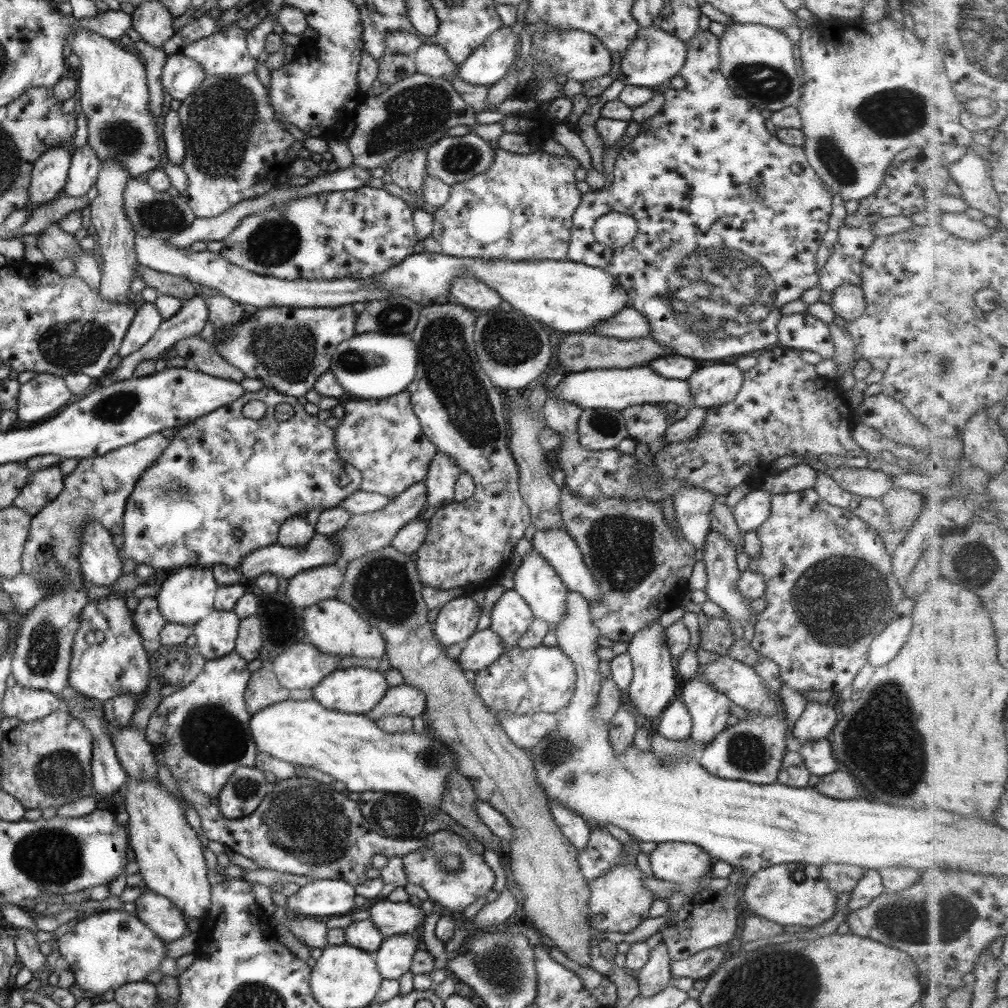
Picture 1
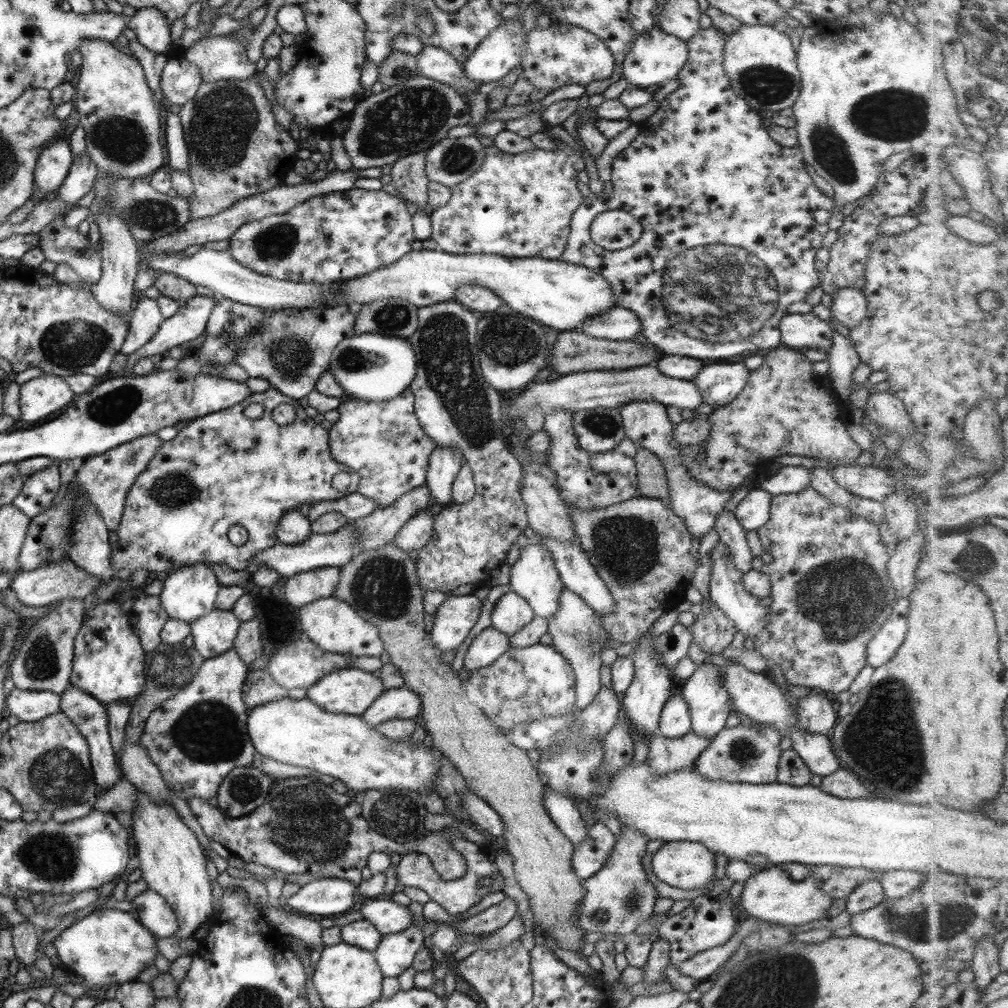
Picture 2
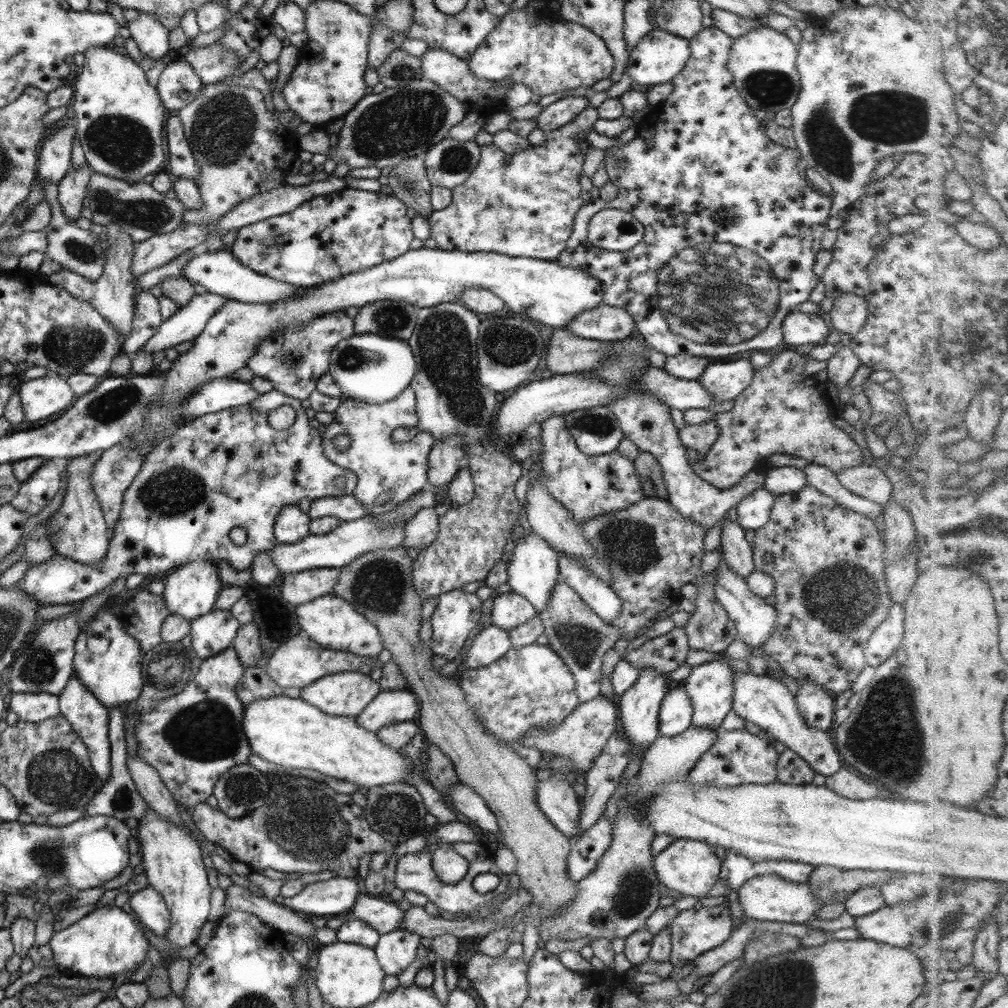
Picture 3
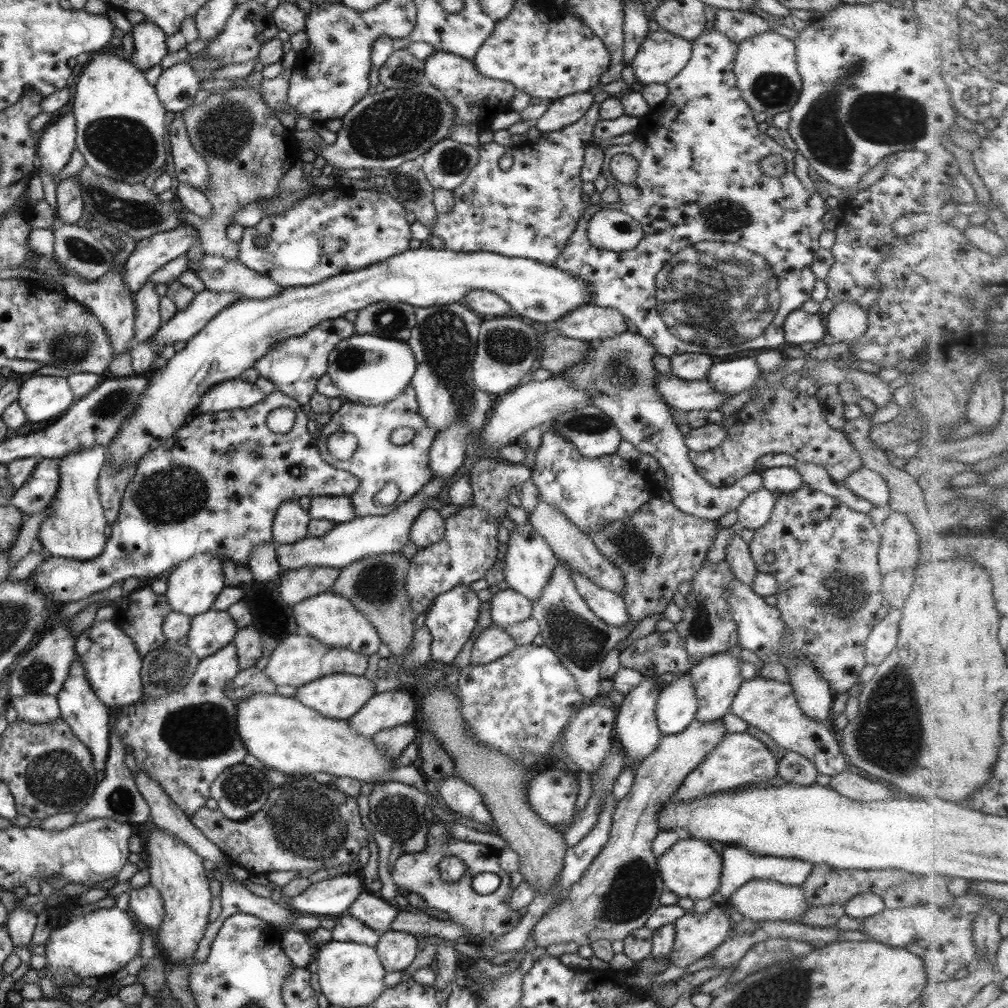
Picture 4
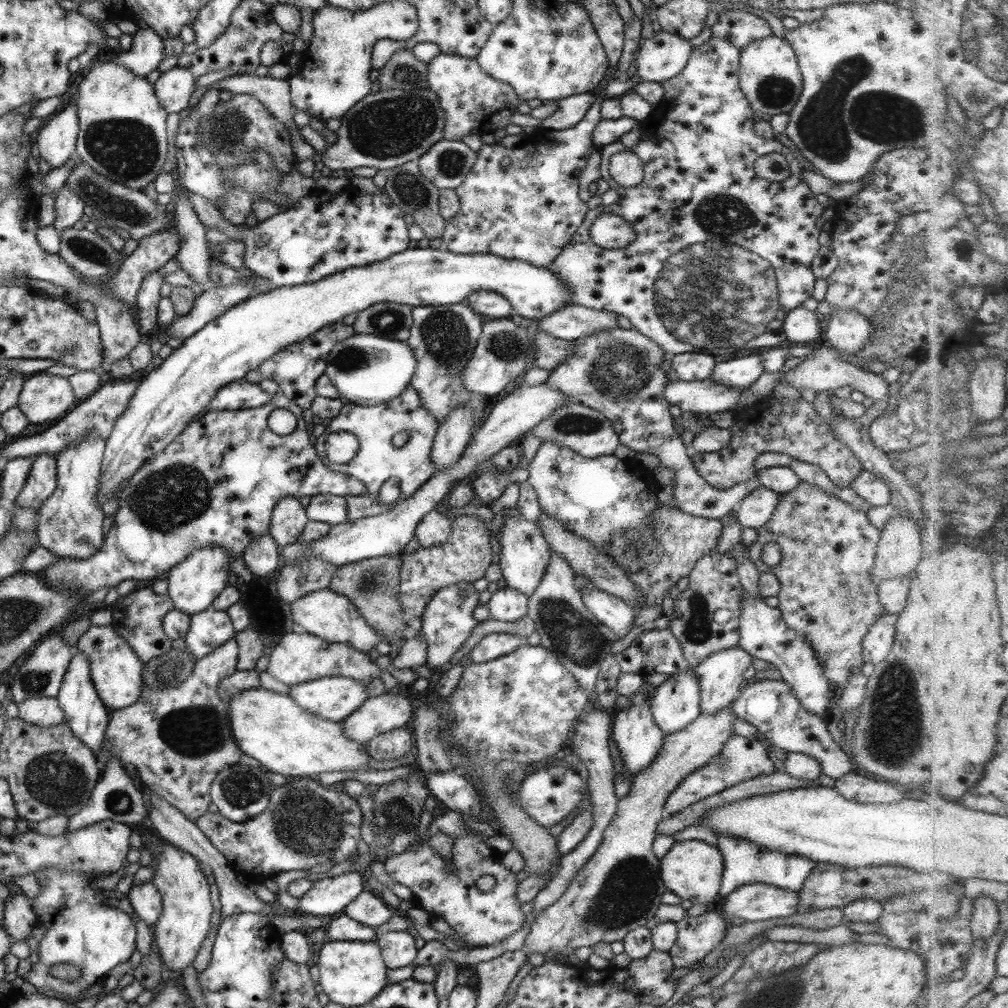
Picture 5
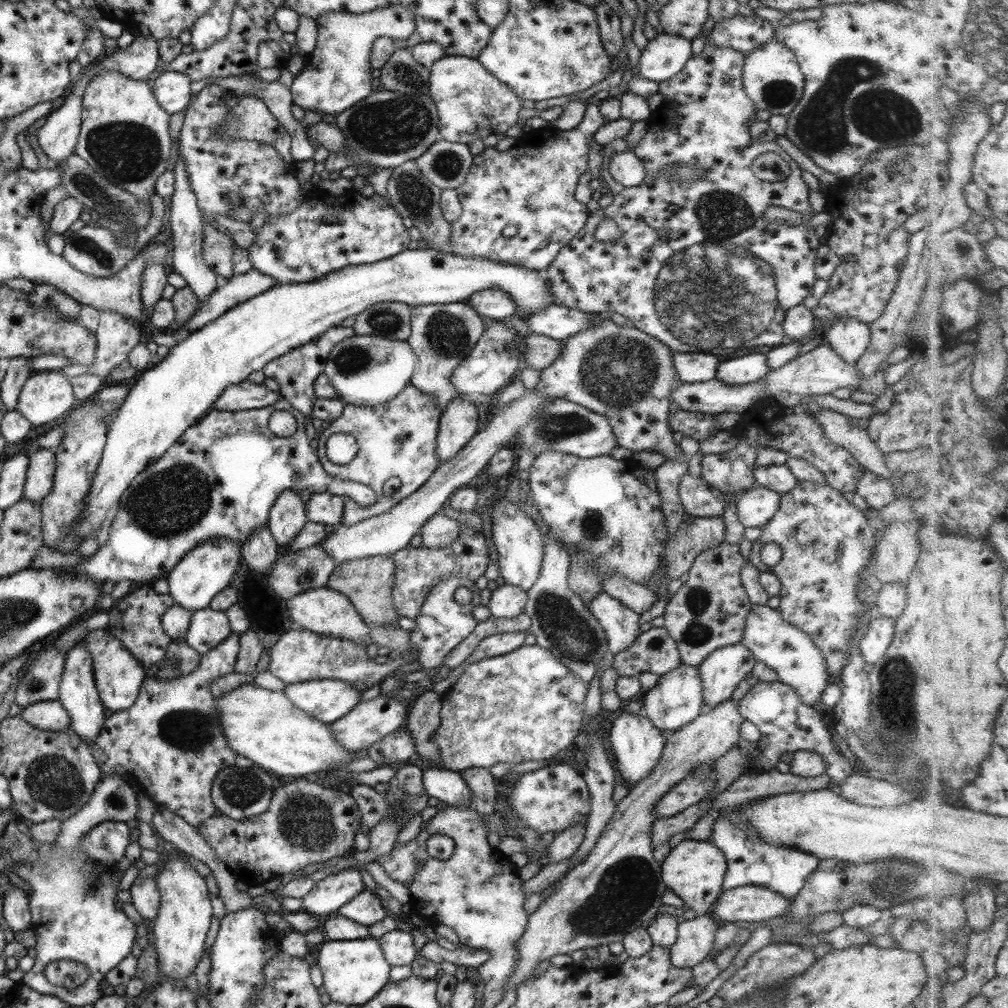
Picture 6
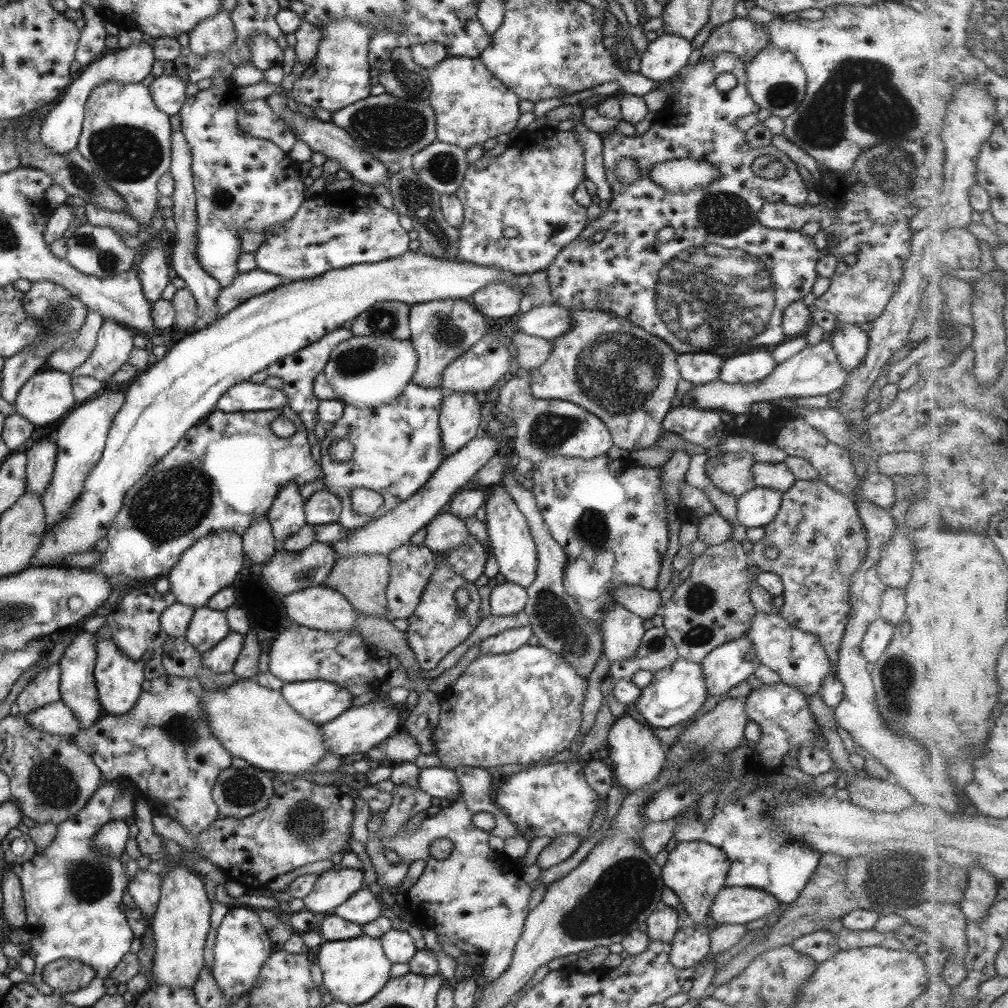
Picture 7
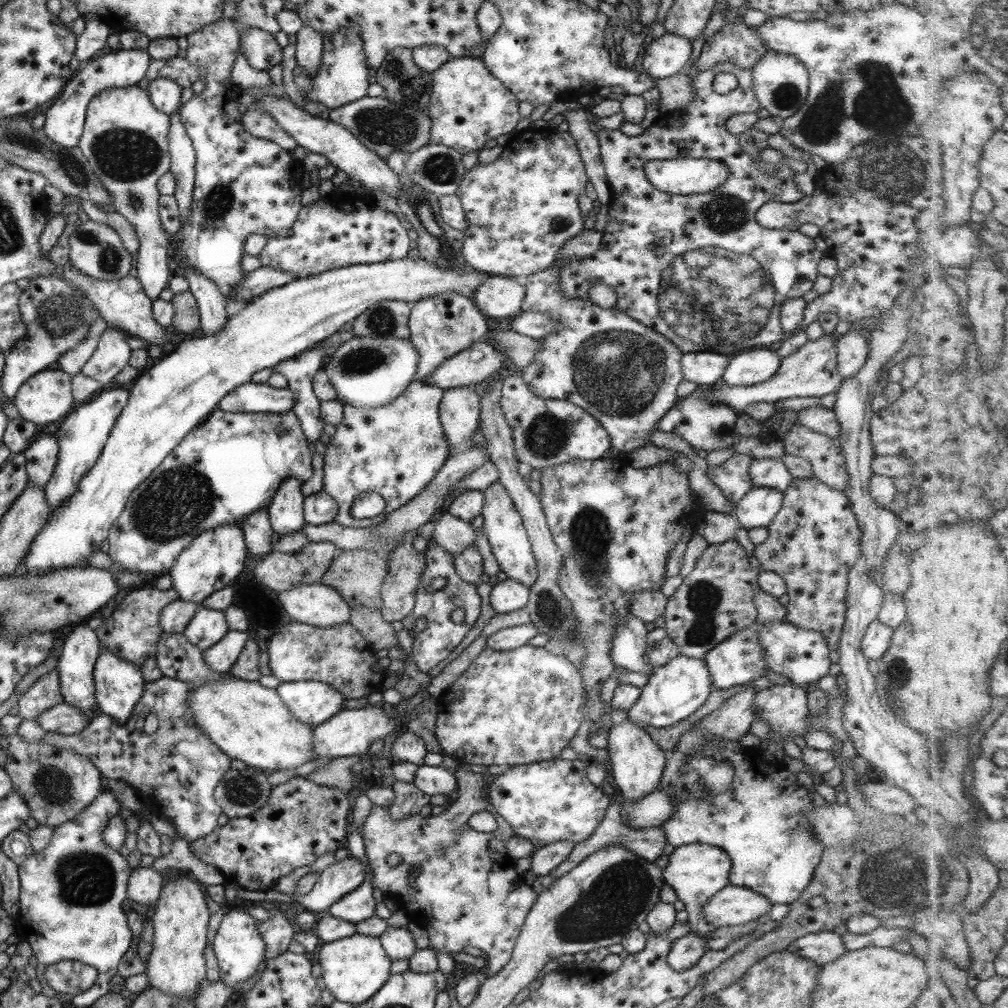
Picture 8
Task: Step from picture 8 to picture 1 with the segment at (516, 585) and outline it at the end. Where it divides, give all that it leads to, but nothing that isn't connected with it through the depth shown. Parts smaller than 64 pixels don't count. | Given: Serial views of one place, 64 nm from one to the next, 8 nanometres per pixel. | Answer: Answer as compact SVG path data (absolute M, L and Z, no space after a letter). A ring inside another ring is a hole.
M506 590L495 602L490 615L489 628L501 638L505 649L515 647L515 640L534 619L532 612L515 590Z

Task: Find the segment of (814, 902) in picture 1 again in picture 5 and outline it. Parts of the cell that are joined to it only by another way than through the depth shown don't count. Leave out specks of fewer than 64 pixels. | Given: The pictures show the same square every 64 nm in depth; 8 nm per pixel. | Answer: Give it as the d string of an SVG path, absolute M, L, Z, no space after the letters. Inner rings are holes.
M763 883L744 884L724 896L725 901L713 907L726 920L738 916L747 922L785 918L797 913L797 893Z

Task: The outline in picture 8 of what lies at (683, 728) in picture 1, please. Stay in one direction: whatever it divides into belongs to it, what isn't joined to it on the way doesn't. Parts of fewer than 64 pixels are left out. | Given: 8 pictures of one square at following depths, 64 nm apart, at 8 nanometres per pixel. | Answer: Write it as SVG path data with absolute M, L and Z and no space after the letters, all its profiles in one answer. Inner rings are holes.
M678 654L667 664L653 667L647 683L640 688L639 698L627 710L626 718L637 727L665 728L693 714L707 700L710 691L711 680L704 658L691 658Z

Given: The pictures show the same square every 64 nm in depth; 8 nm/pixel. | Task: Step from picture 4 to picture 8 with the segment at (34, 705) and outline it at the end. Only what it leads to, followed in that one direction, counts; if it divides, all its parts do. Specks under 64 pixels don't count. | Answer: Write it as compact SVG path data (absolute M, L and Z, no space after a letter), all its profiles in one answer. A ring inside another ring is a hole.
M63 702L39 714L36 724L44 732L53 732L59 735L71 735L81 732L89 723L89 716L79 712L77 708Z

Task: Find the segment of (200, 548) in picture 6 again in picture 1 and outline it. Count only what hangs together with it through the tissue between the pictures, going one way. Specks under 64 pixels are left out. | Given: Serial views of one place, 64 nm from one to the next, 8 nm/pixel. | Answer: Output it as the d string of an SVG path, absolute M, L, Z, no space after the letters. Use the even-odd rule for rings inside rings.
M203 566L181 567L177 572L163 579L154 596L157 611L166 620L183 626L194 625L213 610L214 597L219 584L211 574L211 568Z

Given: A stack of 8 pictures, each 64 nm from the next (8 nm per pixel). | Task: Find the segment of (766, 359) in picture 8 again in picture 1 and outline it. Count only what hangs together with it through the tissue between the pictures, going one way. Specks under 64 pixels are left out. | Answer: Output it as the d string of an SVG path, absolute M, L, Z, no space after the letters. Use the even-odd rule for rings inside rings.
M734 363L700 364L685 381L693 398L693 407L709 409L735 398L741 388L743 372Z

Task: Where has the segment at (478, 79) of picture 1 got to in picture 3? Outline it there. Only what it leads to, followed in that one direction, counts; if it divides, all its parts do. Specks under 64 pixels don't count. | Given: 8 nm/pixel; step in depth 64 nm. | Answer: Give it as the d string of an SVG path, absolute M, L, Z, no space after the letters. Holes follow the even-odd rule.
M525 8L506 13L496 27L487 34L483 43L472 53L467 61L469 72L483 80L499 82L510 78L514 83L525 85L533 94L540 97L546 94L561 93L565 90L583 86L586 89L598 80L606 79L612 70L613 58L604 43L587 28L573 22L552 21L541 14L535 16L535 22L527 22Z

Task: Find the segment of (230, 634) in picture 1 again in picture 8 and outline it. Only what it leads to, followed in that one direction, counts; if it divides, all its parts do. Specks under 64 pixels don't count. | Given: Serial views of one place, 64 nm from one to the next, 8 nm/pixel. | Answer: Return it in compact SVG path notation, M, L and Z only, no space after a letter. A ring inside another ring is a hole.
M199 607L182 634L193 646L204 651L219 642L227 631L228 626L223 611Z

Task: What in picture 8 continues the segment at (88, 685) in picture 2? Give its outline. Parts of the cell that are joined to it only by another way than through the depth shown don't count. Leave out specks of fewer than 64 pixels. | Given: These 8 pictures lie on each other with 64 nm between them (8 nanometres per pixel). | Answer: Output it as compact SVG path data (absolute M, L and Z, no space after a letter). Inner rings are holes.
M101 647L99 656L94 664L92 677L95 689L94 706L96 713L110 716L112 719L123 723L131 715L133 707L137 704L143 692L145 682L141 676L139 667L113 655L109 649Z

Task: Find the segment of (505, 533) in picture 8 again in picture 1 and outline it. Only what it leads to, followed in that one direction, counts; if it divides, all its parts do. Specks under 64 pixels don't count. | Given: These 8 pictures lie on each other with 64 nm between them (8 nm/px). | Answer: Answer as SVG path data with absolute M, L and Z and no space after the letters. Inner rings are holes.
M530 548L523 555L520 564L513 571L512 581L512 590L515 590L523 598L523 601L527 604L535 619L543 620L552 626L563 618L563 614L566 611L567 588L557 576L555 570L547 564L547 560L540 554L537 554L533 548Z

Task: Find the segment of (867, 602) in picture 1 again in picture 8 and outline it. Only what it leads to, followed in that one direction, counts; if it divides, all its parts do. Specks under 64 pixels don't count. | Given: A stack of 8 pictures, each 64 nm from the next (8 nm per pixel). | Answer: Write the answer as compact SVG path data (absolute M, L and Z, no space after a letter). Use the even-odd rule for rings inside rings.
M813 476L807 479L791 480L791 485L782 493L782 506L775 513L773 521L766 527L767 539L754 545L752 555L757 558L761 568L783 578L789 602L783 607L785 622L803 630L819 632L829 651L835 650L845 622L845 602L847 574L855 560L859 558L861 532L856 526L853 511L849 509L848 499L843 491L828 488Z

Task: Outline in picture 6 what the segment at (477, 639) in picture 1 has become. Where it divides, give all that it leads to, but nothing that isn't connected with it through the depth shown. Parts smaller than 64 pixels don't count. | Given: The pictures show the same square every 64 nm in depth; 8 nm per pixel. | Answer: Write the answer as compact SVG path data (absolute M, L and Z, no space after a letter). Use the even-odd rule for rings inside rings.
M530 630L525 632L509 632L491 635L479 641L475 650L464 660L464 664L471 664L477 660L483 660L491 656L501 656L513 652L523 645L523 640Z

